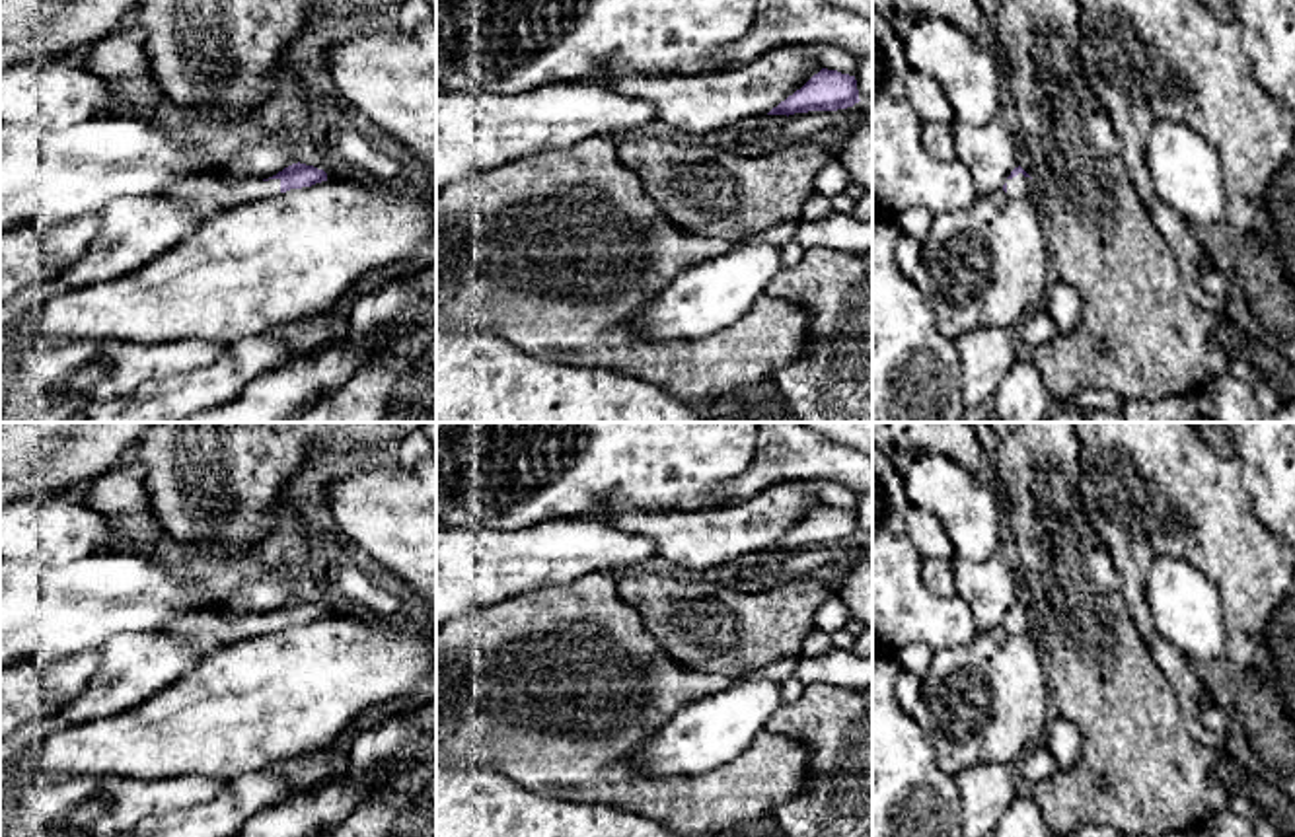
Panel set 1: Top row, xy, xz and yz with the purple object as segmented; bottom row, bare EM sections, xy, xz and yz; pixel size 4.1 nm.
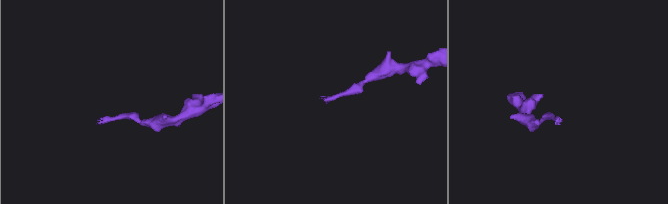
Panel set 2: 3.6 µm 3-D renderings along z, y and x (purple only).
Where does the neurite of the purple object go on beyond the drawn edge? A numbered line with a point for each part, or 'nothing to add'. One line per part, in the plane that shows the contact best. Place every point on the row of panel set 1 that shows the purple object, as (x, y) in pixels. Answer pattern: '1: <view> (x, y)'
1: yz (1019, 185)

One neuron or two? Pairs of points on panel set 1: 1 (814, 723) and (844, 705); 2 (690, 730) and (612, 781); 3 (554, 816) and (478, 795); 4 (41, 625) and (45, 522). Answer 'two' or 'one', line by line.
1: one
2: two
3: one
4: two

